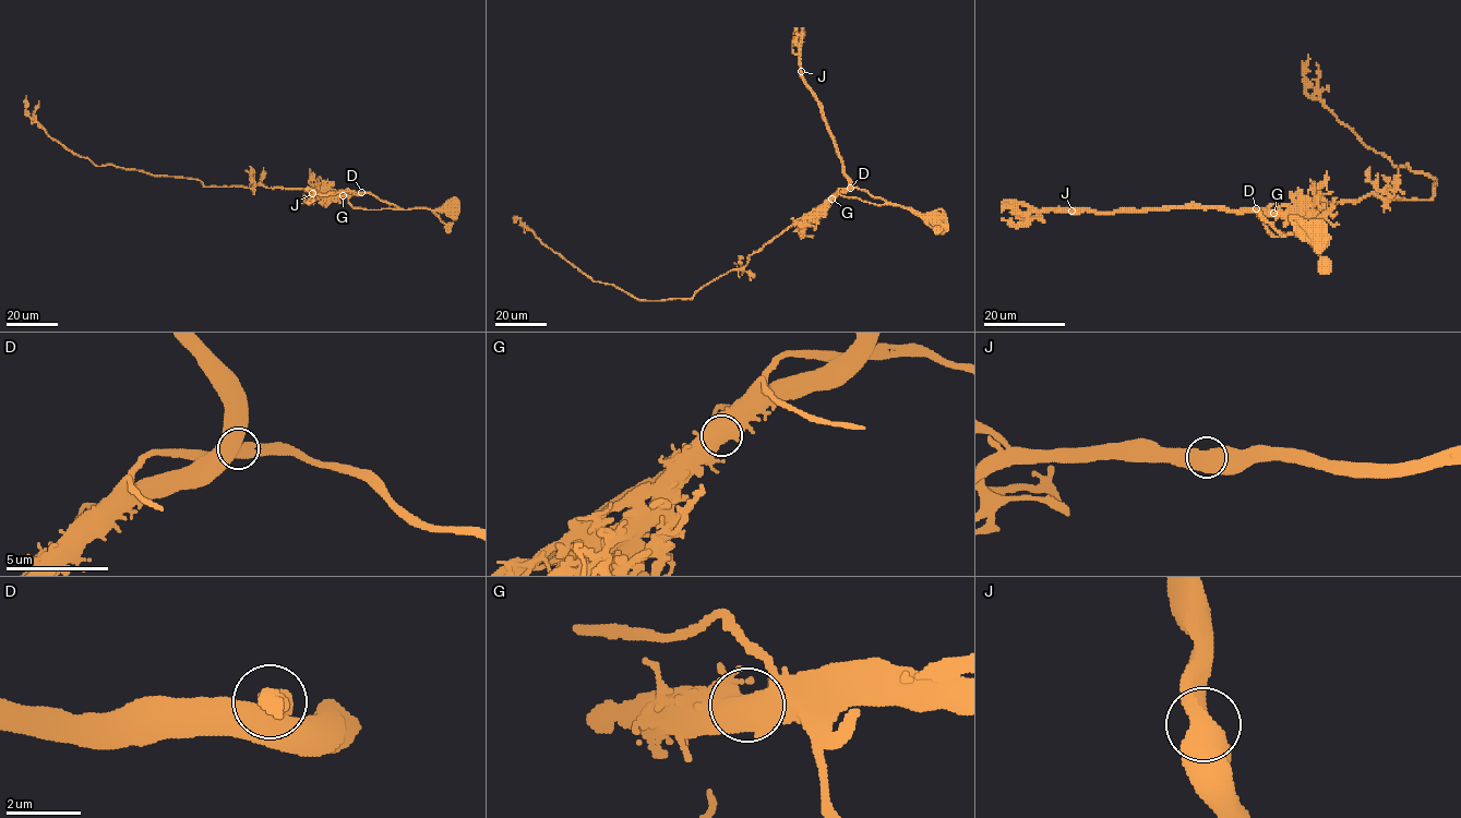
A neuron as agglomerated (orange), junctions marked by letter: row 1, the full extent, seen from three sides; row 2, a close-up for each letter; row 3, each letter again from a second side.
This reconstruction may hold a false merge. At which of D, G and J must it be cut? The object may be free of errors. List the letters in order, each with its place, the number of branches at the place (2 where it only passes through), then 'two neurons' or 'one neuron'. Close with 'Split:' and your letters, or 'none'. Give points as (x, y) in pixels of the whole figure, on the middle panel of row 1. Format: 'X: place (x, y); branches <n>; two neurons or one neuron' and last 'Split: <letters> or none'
D: place (850, 188); branches 2; one neuron
G: place (831, 199); branches 2; two neurons
J: place (801, 71); branches 2; one neuron
Split: G

